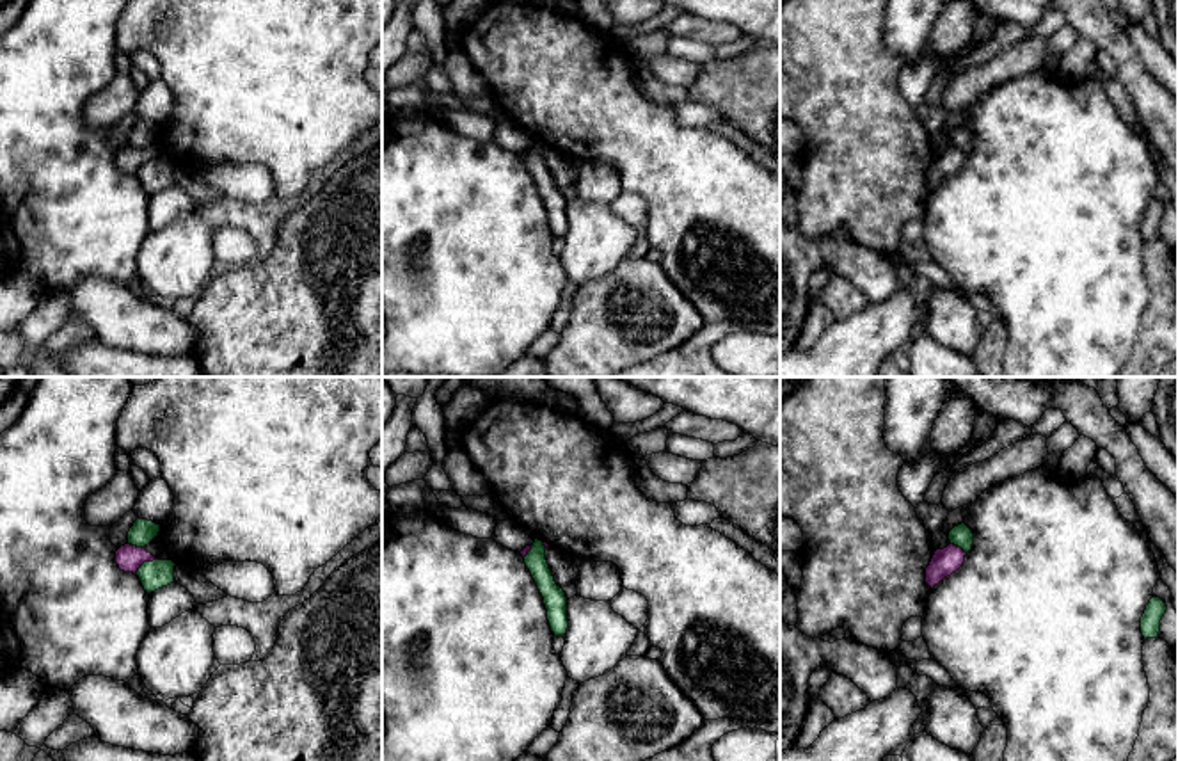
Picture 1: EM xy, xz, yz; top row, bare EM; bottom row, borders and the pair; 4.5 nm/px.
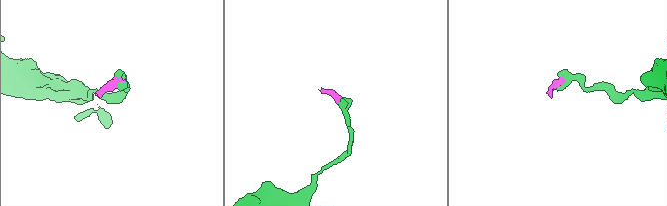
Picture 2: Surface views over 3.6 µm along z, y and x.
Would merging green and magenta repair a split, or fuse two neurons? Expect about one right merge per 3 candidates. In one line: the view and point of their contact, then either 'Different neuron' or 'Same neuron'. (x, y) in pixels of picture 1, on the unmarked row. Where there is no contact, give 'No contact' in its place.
Touches green at xy (144, 164). Different neuron

